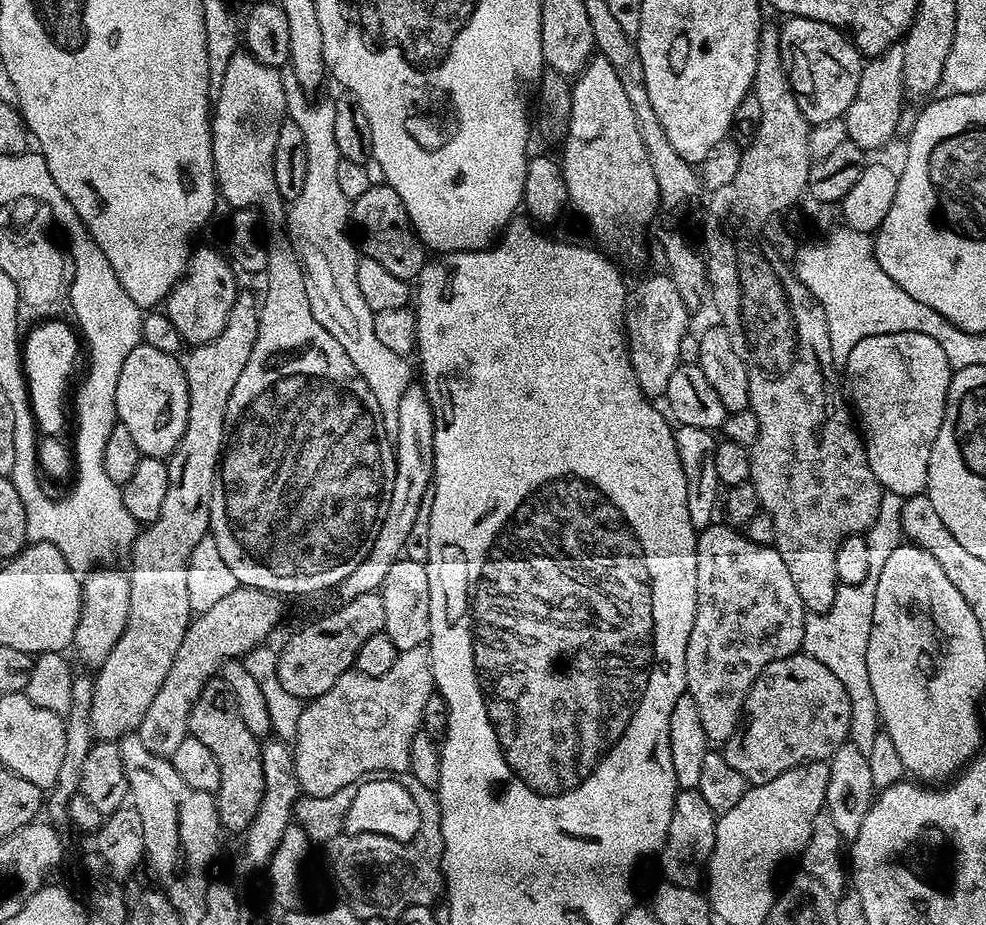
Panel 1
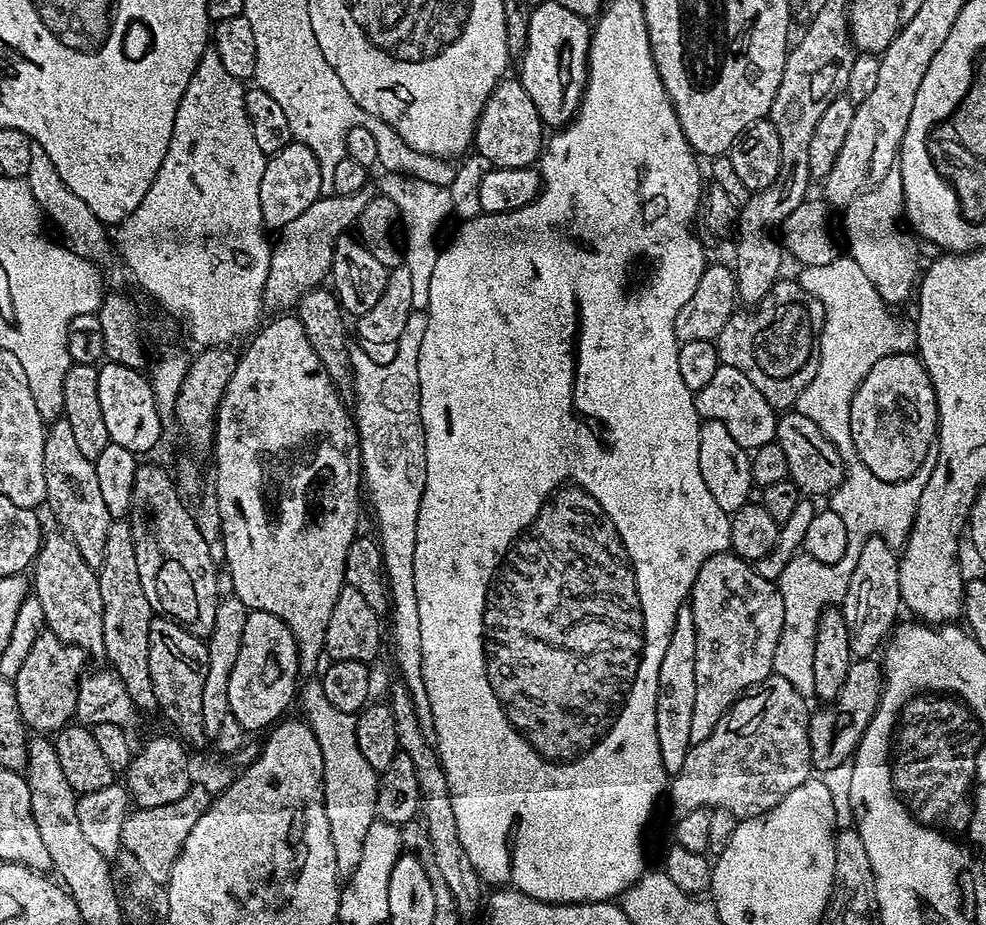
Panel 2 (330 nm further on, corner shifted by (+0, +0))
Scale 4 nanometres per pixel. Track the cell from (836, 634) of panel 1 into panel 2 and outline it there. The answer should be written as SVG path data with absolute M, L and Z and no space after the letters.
M840 254L836 259L828 260L826 266L801 267L799 271L798 282L811 296L818 298L818 302L822 302L824 329L820 335L818 370L814 370L814 378L810 378L810 382L796 400L794 408L795 411L806 414L806 418L810 418L810 422L814 422L814 426L818 426L818 430L822 430L822 434L826 434L826 438L830 438L830 442L834 442L838 454L842 454L844 481L830 494L830 501L832 500L830 510L834 514L838 514L838 518L842 518L843 524L846 525L846 554L842 554L842 558L838 558L838 562L833 564L817 564L816 561L807 558L795 558L782 571L778 581L778 587L782 594L782 610L784 611L782 638L778 638L778 650L774 650L772 670L775 675L786 678L786 682L790 682L790 686L794 686L794 690L812 694L816 691L814 686L814 638L816 637L816 627L820 621L820 613L825 608L839 605L843 601L846 586L850 586L850 574L854 574L854 566L858 563L858 554L862 554L862 546L866 546L866 542L871 536L882 537L891 548L903 549L910 530L914 526L914 518L918 514L918 498L922 498L922 489L926 487L926 481L930 479L930 474L934 471L936 453L935 451L928 452L920 469L909 480L902 480L898 484L878 478L862 462L862 458L856 452L854 438L850 434L850 402L854 398L858 386L862 386L866 374L870 374L874 362L879 362L881 358L886 358L890 354L902 354L915 349L916 330L911 323L899 324L896 321L896 316L892 313L895 311L885 304L883 298L878 294L878 290L874 290L870 278L866 278L866 274L858 266L858 262L854 262L851 256Z

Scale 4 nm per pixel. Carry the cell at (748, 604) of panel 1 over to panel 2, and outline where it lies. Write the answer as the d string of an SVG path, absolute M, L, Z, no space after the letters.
M729 550L719 552L698 570L690 593L690 607L694 614L694 715L690 721L690 742L706 742L714 734L714 726L732 708L732 703L744 695L747 688L773 675L774 650L778 650L778 638L782 638L782 594L775 583L762 578L749 561Z

